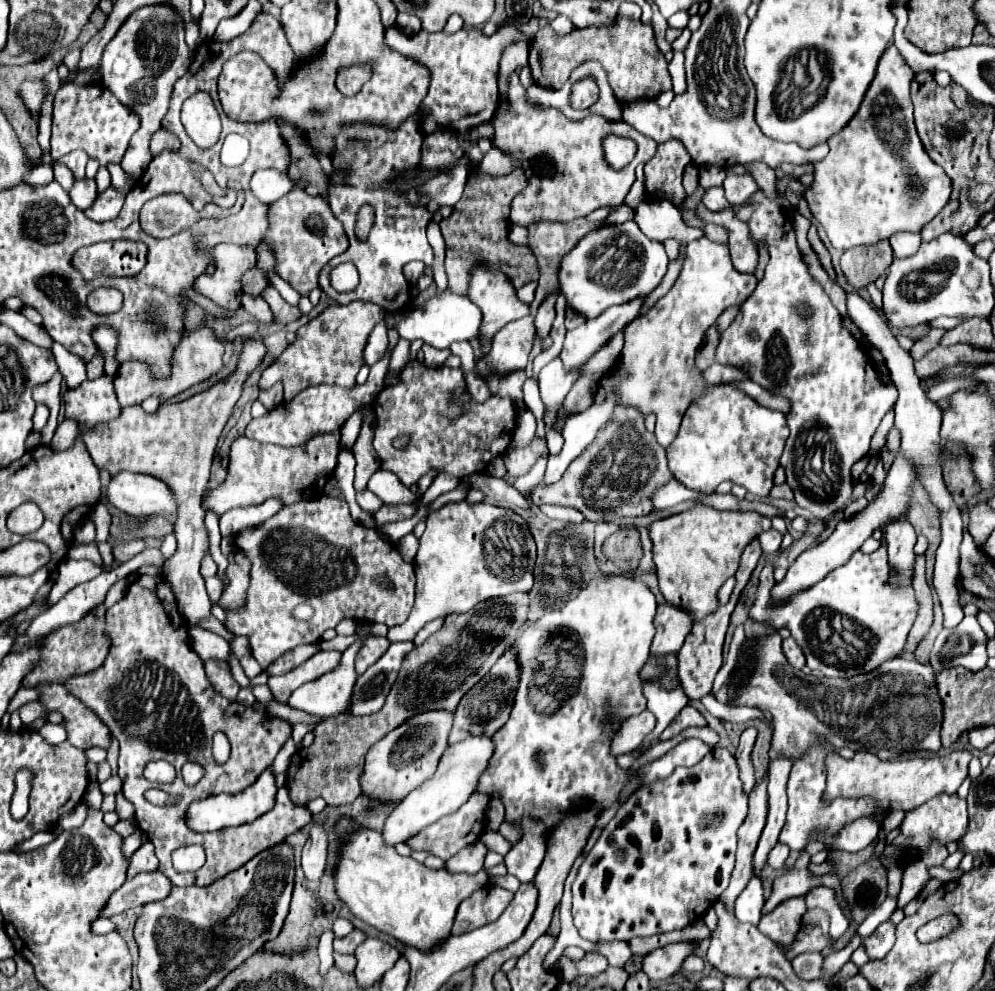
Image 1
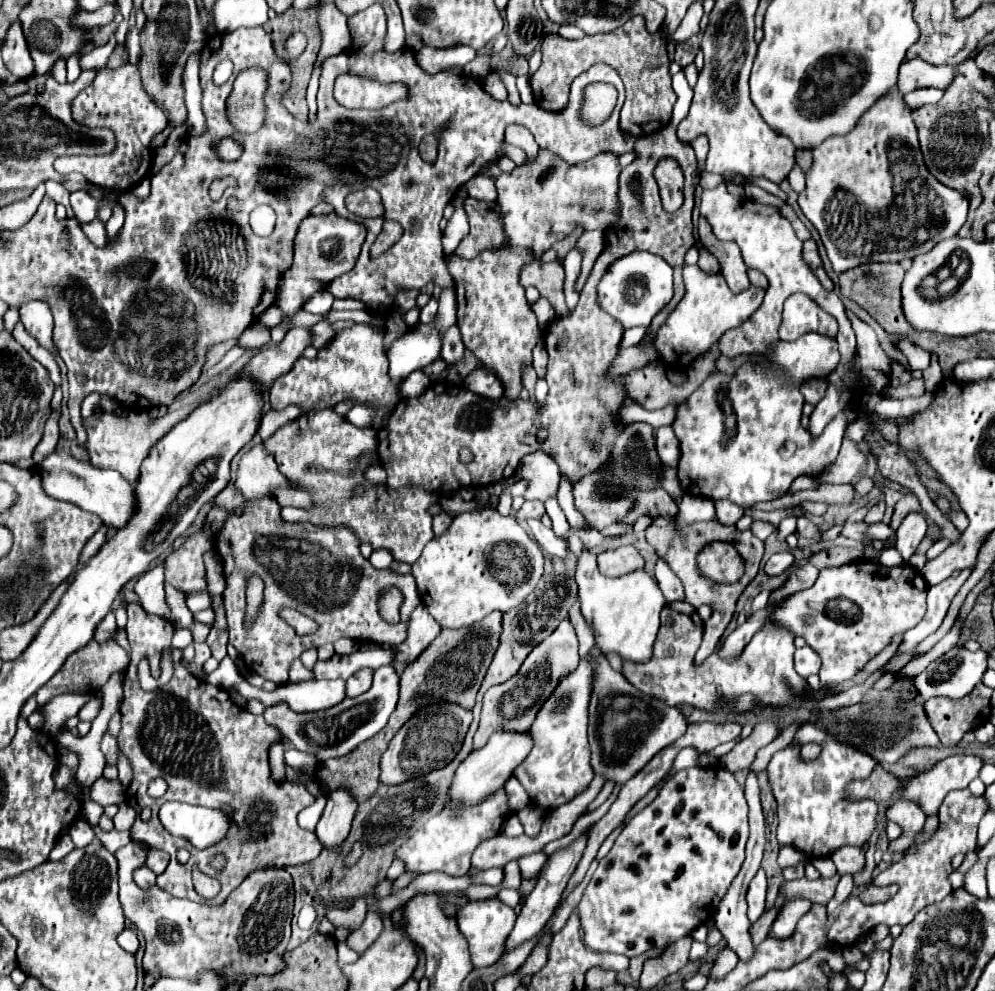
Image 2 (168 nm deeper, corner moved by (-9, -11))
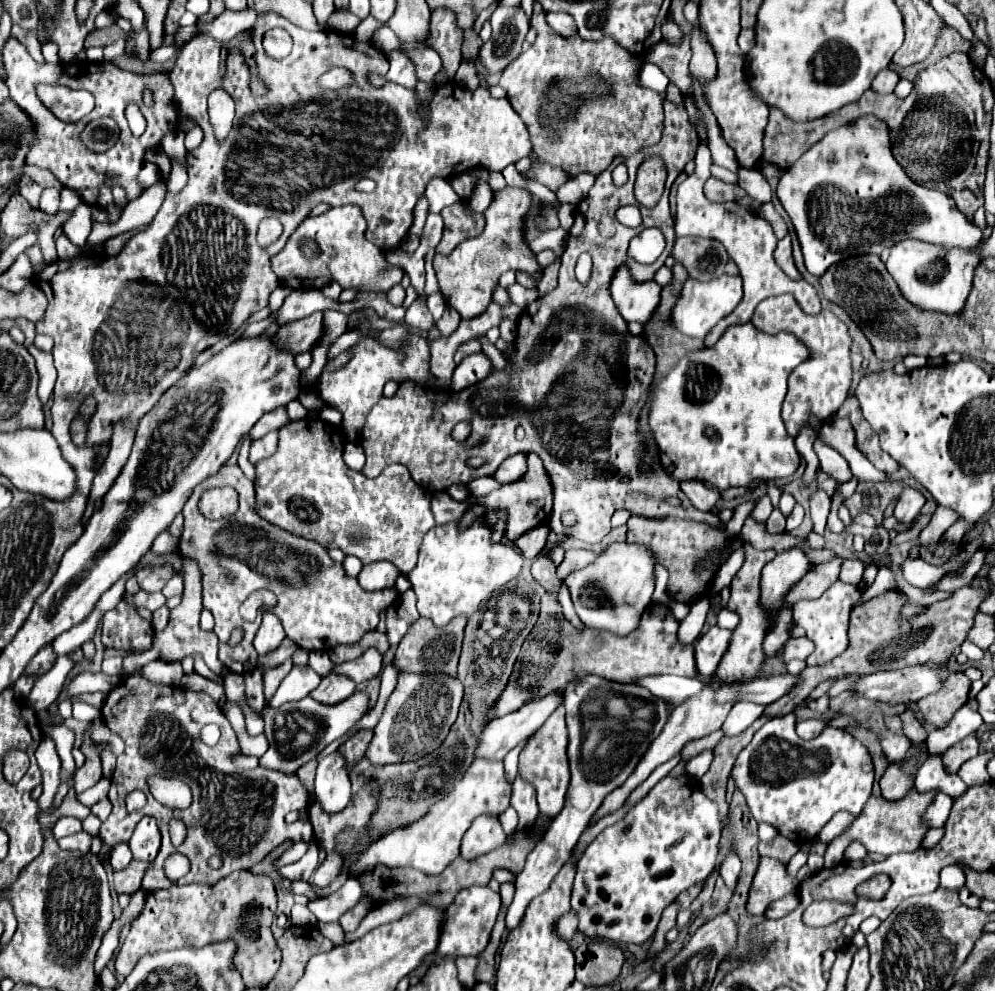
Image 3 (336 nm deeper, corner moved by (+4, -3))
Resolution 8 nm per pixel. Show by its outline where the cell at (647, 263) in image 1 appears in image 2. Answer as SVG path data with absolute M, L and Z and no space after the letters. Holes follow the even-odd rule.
M632 251L620 259L616 259L598 283L598 305L618 319L624 329L644 325L648 327L654 315L672 299L674 295L674 281L672 281L672 267L658 255L650 251Z

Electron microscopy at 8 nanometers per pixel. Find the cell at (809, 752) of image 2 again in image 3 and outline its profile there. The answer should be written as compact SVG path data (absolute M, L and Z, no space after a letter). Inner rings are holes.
M821 717L821 719L807 719L807 721L797 721L797 735L801 739L811 739L817 737L829 723L829 717Z

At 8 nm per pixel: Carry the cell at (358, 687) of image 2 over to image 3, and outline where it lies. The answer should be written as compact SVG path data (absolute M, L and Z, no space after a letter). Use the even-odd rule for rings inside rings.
M329 675L319 683L317 689L313 689L309 697L313 697L317 703L323 703L323 705L337 705L347 697L351 697L353 689L355 689L355 683L349 677Z

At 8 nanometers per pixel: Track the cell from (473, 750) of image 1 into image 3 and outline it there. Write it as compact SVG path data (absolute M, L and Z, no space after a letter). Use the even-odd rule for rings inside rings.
M555 689L551 693L547 693L545 697L541 699L533 699L533 701L527 701L521 709L509 713L509 715L503 715L503 717L497 717L493 719L481 733L479 737L479 749L475 751L477 757L487 757L487 759L503 759L519 741L525 741L529 739L545 721L547 717L559 707L563 705L563 699L565 699L565 689Z

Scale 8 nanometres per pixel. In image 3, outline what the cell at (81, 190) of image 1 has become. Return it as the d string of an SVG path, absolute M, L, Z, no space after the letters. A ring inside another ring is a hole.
M43 189L37 209L47 215L53 215L57 211L57 207L59 207L59 191L57 189Z

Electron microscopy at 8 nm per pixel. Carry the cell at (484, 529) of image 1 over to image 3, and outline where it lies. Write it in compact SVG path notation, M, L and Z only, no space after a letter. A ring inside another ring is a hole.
M477 517L477 521L471 525L471 529L459 533L457 531L457 523L447 523L447 525L437 525L437 529L427 531L427 535L423 537L421 543L421 551L419 551L419 561L417 567L407 575L409 581L413 583L413 591L417 595L417 609L423 617L431 619L435 623L435 627L443 627L447 625L453 617L463 615L463 617L471 617L471 613L475 613L479 609L479 605L483 601L489 601L493 591L507 585L509 581L513 581L523 565L523 555L513 547L513 543L491 543L491 529L483 525L483 517Z

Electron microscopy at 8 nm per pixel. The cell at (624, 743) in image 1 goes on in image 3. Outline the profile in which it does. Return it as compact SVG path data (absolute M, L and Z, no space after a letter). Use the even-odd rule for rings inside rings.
M479 815L471 827L467 829L463 843L461 843L461 855L467 859L475 859L479 855L485 855L507 839L505 831L501 829L501 823L497 815Z

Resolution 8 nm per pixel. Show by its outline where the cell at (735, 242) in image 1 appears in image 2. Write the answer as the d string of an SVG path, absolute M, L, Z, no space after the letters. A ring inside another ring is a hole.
M702 221L698 227L698 235L700 235L700 245L708 247L720 261L720 269L728 281L728 287L734 293L740 293L744 289L750 287L748 275L746 275L746 265L742 261L742 253L740 247L734 241L718 241L716 235L712 233L712 227Z

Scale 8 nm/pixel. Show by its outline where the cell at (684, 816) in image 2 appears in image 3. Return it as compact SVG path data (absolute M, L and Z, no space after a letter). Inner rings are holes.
M669 775L661 779L623 821L605 827L579 859L571 897L571 909L579 917L579 933L589 939L611 939L613 943L645 943L655 933L663 909L671 905L679 893L709 877L717 863L719 837L721 823L717 805L707 801L699 783L687 775L681 779L671 779Z

